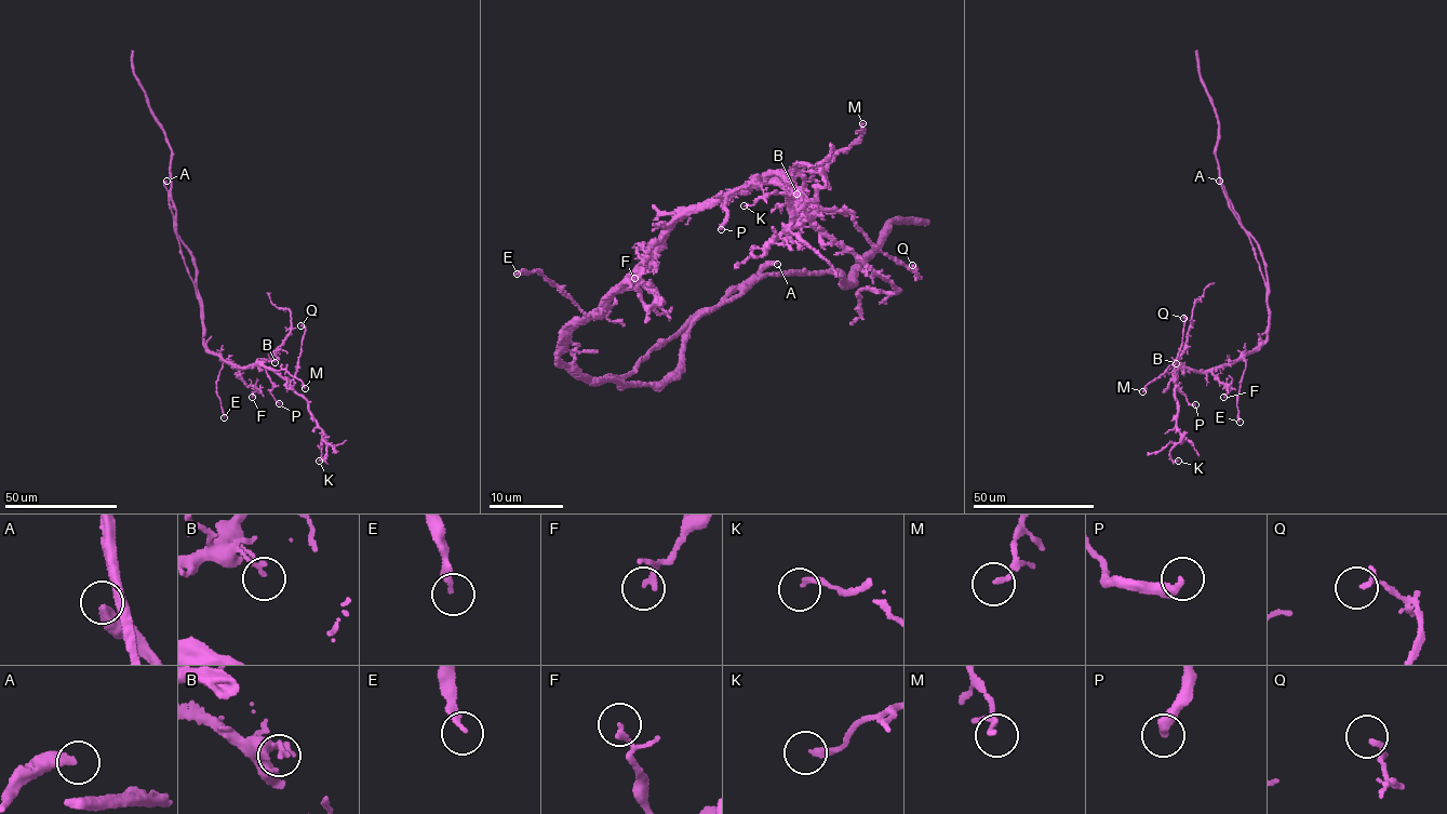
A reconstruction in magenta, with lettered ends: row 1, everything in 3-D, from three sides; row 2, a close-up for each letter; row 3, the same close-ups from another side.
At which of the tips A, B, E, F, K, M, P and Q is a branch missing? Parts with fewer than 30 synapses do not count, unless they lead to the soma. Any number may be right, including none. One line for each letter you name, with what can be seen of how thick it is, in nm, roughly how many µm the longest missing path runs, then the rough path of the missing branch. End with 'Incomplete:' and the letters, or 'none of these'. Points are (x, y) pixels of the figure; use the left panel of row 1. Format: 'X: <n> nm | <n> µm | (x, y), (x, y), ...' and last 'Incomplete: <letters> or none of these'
A: 460 nm | 35 µm | (166, 181), (182, 188), (203, 230)
Incomplete: A

